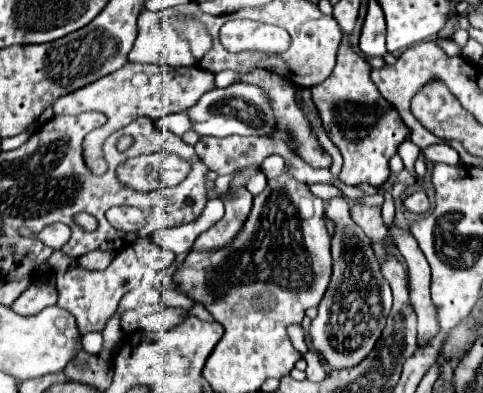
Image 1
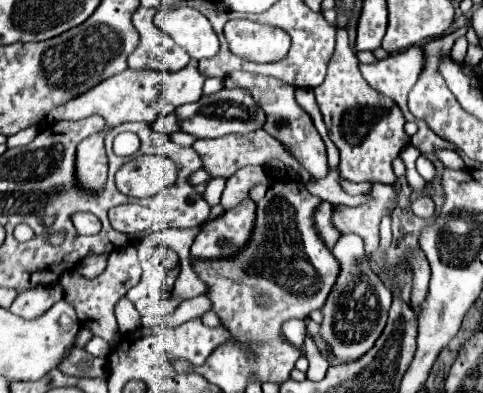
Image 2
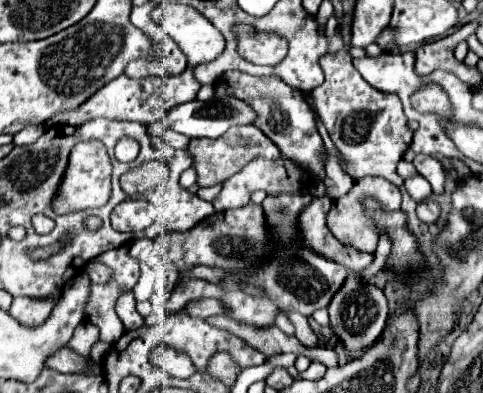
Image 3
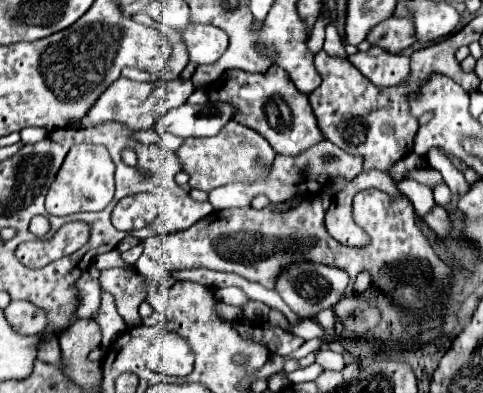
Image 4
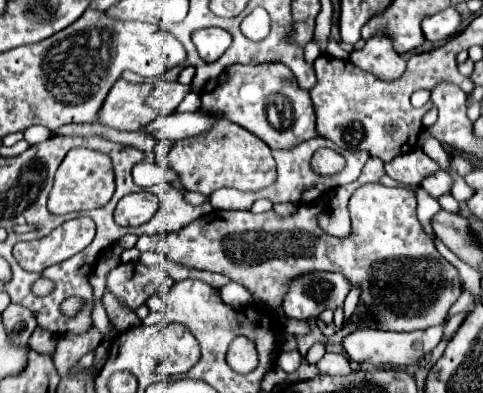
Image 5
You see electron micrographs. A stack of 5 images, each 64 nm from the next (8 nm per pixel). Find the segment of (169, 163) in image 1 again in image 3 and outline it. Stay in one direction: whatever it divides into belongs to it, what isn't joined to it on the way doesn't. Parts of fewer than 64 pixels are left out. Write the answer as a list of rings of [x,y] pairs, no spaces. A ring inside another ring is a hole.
[[[146,162],[134,170],[130,170],[128,174],[122,176],[122,190],[128,192],[130,196],[134,194],[144,194],[148,188],[158,186],[160,182],[164,182],[168,178],[168,168],[164,168],[164,164],[160,162]]]

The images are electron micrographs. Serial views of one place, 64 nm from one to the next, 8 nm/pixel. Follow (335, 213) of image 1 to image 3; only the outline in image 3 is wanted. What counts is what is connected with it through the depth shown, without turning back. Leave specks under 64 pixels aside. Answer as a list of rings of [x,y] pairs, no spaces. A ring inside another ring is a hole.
[[[350,274],[344,286],[332,298],[328,312],[330,312],[330,326],[334,336],[342,340],[348,350],[358,350],[382,334],[386,326],[386,318],[388,318],[388,304],[382,290],[370,284],[362,284],[358,274]]]

